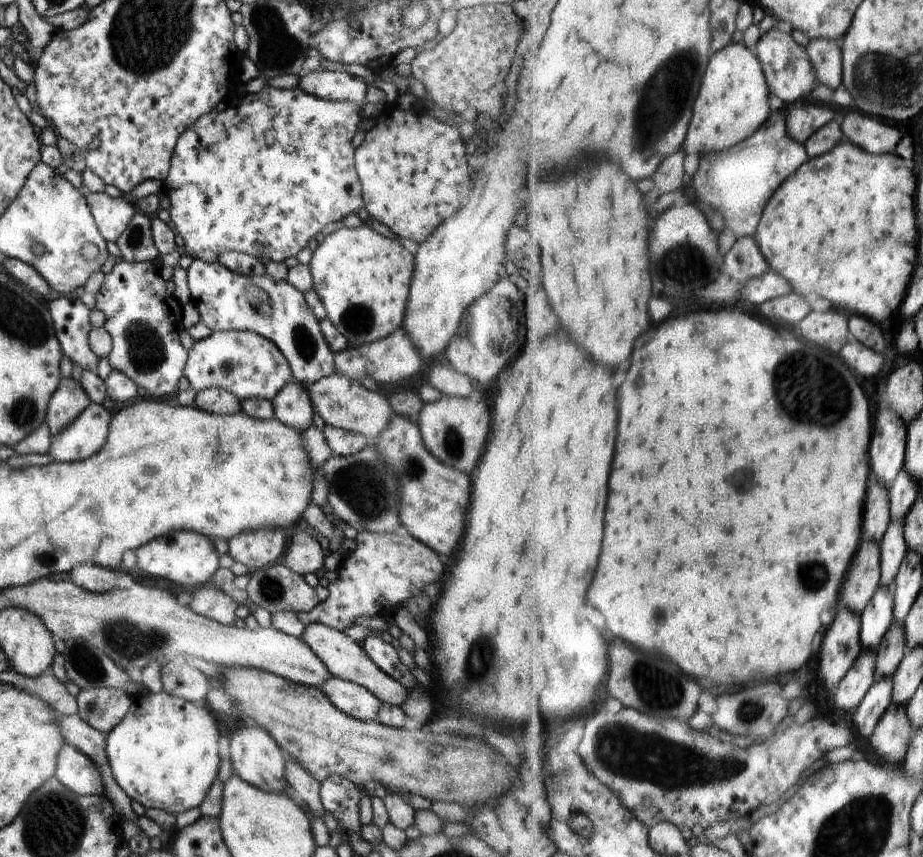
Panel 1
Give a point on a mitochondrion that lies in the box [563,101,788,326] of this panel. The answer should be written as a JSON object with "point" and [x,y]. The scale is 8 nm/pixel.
{"point":[698,262]}

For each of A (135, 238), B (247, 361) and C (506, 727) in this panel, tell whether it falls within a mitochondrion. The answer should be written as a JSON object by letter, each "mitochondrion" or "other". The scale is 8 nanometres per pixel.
{"A":"mitochondrion","B":"mitochondrion","C":"other"}

